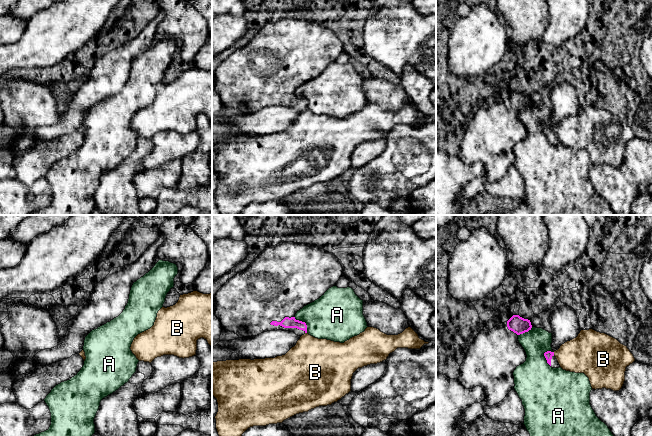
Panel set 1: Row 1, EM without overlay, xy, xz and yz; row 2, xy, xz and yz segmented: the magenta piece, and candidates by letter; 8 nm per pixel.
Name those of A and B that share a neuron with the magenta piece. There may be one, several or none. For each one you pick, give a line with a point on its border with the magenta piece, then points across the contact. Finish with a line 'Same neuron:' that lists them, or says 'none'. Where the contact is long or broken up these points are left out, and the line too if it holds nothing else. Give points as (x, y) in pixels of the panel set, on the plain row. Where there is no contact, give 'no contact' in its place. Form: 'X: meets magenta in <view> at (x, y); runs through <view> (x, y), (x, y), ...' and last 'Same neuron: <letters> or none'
Same neuron: none

